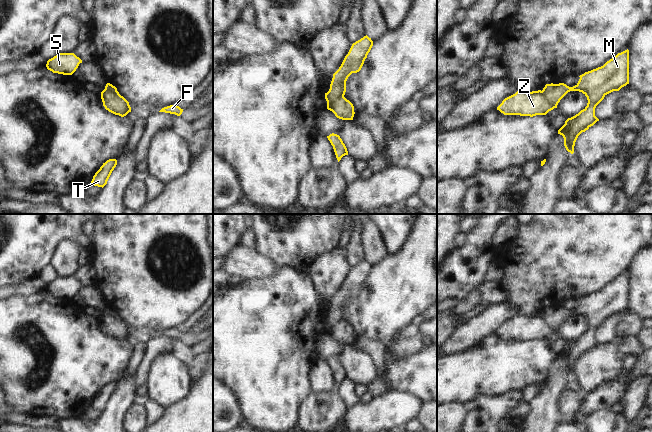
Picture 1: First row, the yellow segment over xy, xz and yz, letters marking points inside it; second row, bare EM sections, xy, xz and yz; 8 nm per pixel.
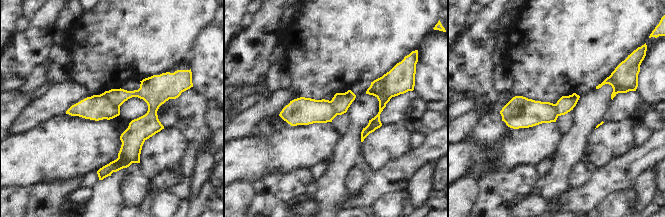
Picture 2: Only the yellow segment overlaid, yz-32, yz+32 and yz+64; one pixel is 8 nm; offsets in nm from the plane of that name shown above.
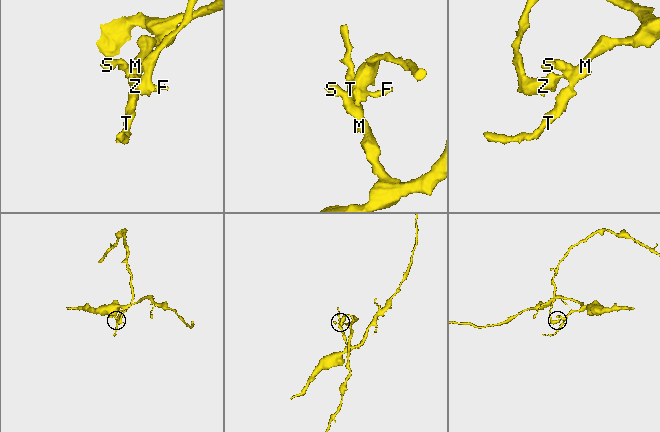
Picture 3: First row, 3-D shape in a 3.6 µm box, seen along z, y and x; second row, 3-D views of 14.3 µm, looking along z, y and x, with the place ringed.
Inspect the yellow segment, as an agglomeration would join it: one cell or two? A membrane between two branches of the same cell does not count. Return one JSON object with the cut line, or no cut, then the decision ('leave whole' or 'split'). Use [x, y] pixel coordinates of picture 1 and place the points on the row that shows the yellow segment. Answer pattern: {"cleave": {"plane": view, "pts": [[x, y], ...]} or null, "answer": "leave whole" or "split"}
{"cleave": {"plane": "xy", "pts": [[101, 92], [114, 91], [118, 94]]}, "answer": "split"}

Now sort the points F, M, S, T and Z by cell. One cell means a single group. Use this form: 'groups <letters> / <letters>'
groups F M S T / Z

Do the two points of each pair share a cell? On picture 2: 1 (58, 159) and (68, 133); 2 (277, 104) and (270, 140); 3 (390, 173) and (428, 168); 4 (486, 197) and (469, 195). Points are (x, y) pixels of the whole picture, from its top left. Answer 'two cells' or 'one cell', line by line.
1: one cell
2: two cells
3: two cells
4: two cells

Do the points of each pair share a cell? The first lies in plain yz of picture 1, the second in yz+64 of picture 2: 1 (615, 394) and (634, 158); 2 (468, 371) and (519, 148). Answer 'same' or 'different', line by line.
1: same
2: same

